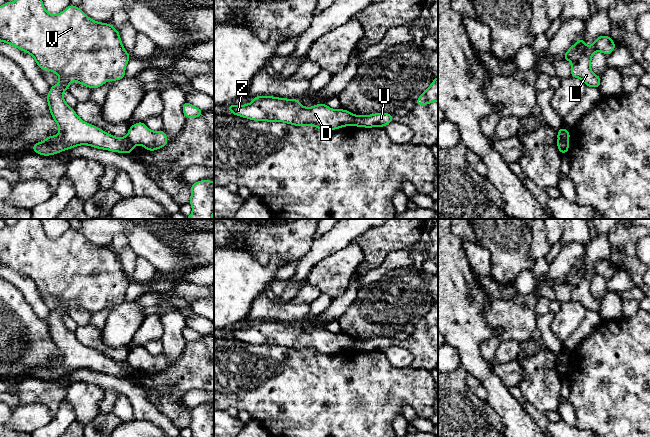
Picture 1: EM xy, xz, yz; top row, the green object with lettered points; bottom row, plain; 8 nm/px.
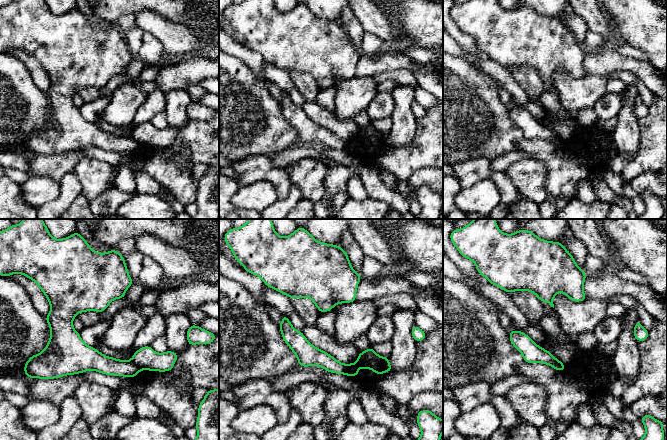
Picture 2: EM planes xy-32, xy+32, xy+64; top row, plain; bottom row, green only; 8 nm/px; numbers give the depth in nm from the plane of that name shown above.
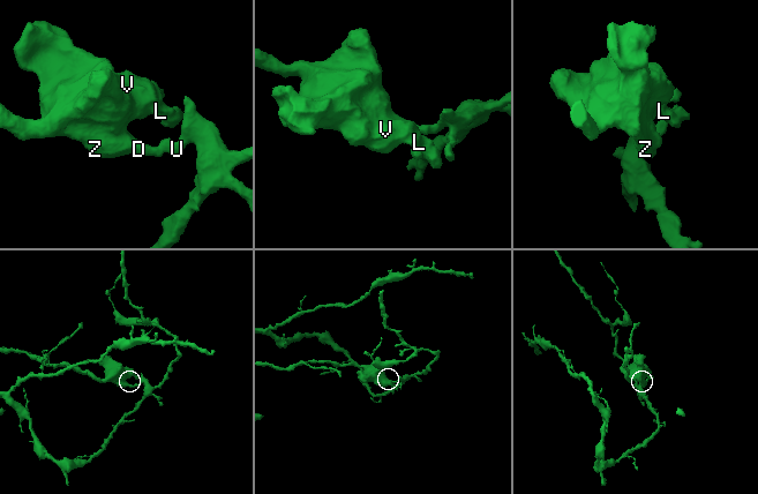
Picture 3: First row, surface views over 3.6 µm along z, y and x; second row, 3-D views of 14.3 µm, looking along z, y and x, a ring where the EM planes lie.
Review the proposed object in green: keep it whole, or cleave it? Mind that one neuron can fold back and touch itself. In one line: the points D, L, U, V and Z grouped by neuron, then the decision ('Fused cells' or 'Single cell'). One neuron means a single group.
Groups: D L V Z / U. Fused cells

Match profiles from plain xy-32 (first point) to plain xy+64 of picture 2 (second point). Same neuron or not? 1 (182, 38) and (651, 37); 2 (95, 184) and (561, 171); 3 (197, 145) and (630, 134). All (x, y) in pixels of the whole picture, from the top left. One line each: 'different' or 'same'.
1: different
2: different
3: different

